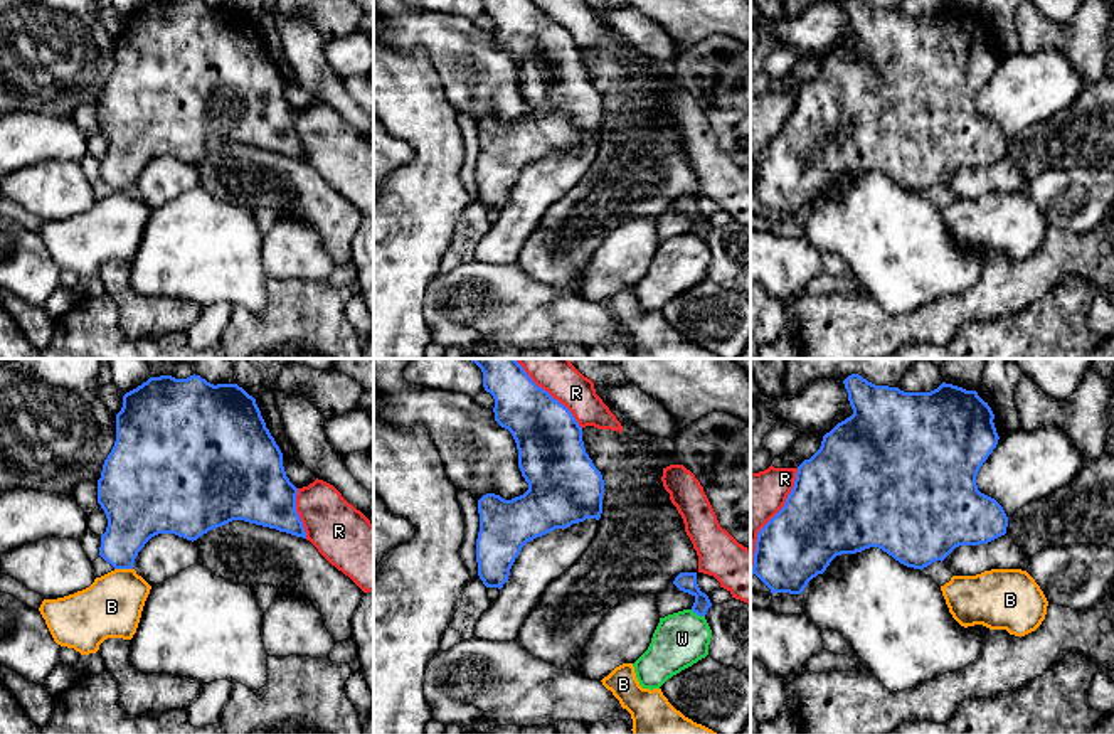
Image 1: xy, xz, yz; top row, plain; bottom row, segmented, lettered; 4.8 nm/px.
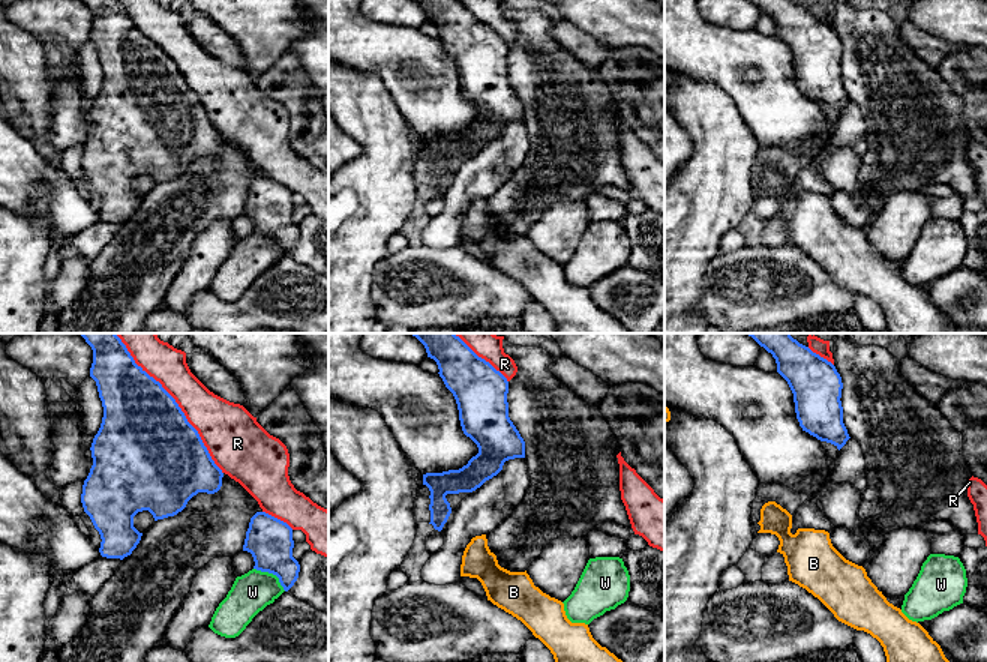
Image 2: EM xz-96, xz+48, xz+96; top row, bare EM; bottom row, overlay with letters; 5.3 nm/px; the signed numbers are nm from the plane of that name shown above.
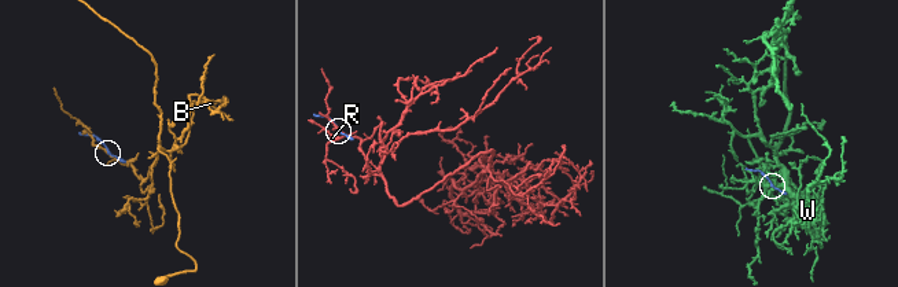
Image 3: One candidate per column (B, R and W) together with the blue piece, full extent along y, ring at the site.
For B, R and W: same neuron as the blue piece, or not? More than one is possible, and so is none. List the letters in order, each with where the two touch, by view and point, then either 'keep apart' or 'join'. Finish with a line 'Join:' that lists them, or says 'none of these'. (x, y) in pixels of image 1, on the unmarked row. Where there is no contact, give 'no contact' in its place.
B: contact xy (123, 191); keep apart
R: contact xz (556, 22); keep apart
W: contact xz (697, 236); keep apart
Join: none of these

